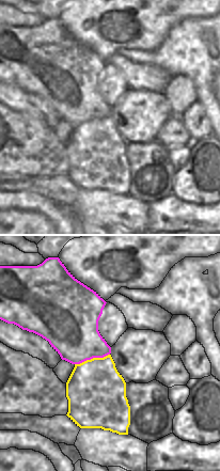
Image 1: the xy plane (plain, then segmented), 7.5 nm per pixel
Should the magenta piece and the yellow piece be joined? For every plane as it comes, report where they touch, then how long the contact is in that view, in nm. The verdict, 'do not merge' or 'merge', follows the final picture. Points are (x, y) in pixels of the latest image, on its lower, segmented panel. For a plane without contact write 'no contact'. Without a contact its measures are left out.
contact (92, 358); length 280 nm

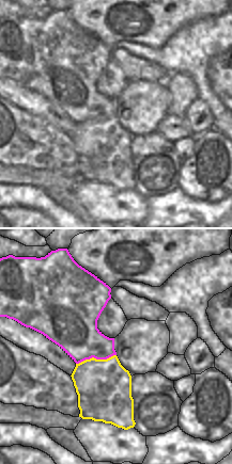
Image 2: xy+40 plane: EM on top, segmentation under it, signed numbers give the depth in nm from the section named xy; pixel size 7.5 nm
contact (95, 357); length 320 nm

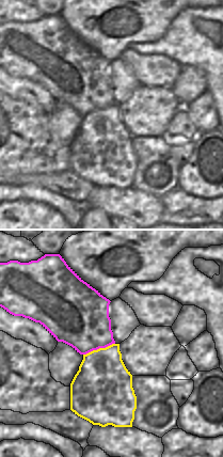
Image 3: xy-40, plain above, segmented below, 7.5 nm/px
contact (98, 348); length 260 nm

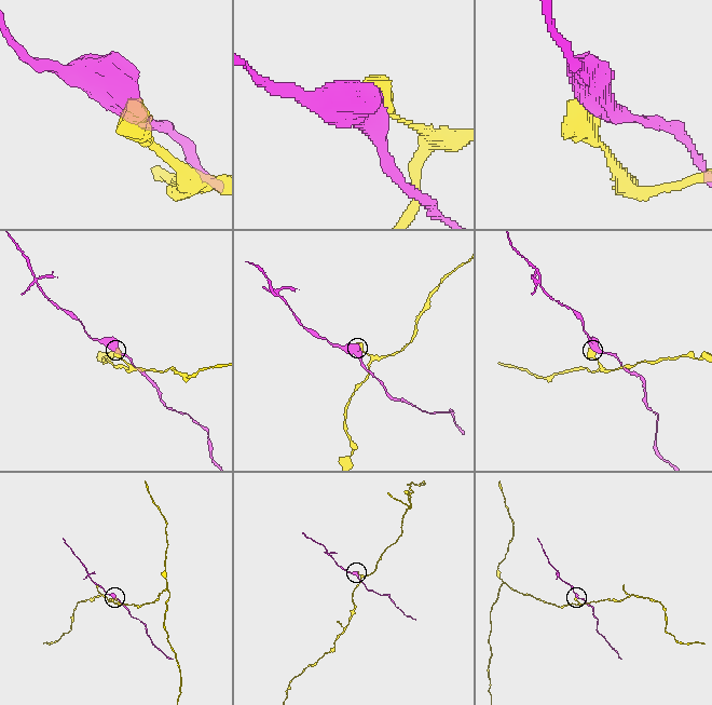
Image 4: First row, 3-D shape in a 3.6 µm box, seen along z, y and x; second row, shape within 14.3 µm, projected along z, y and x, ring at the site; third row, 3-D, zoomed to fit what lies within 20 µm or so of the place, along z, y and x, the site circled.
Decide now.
do not merge

